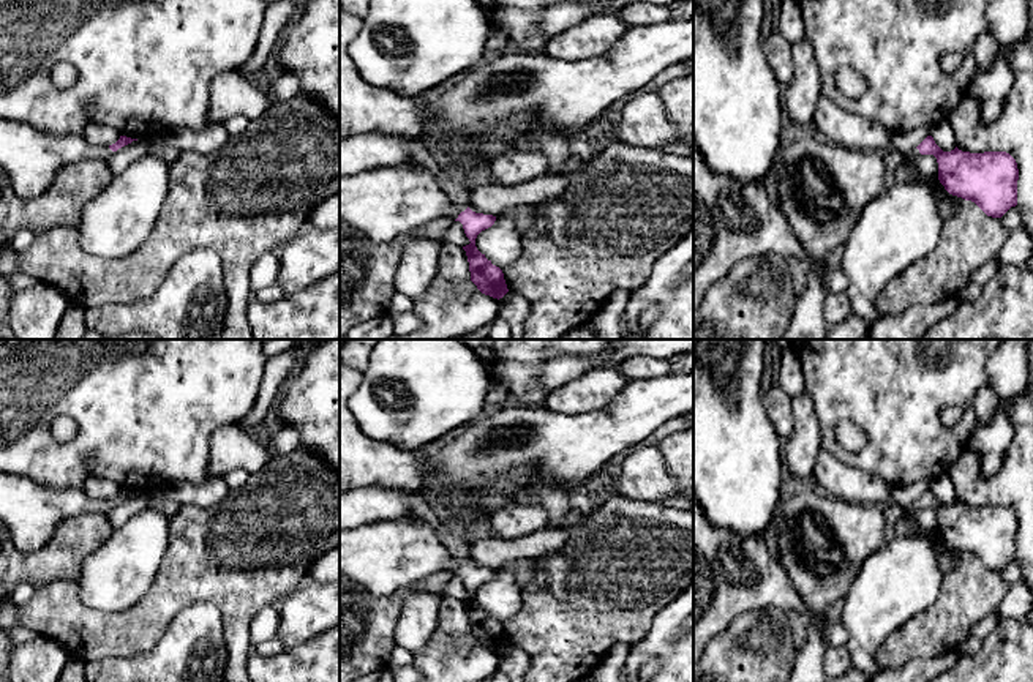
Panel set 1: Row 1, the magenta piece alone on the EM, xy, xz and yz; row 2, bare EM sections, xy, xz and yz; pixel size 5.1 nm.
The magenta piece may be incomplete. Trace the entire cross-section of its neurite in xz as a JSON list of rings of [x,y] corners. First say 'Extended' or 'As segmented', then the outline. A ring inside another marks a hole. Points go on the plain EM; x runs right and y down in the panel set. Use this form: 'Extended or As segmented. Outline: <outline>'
Extended. Outline: [[[414,515],[340,530],[340,576],[373,597],[415,587],[422,578],[441,570],[463,578],[471,595],[463,600],[471,635],[482,647],[502,652],[509,646],[502,624],[475,600],[477,589],[491,581],[496,570],[453,557],[439,541],[436,529]]]

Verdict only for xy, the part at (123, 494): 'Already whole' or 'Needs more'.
Needs more

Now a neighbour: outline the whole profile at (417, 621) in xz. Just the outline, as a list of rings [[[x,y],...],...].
[[[453,573],[453,578],[444,586],[441,594],[431,594],[415,589],[403,600],[403,609],[396,620],[396,644],[412,654],[425,654],[428,643],[438,625],[438,608],[442,597],[458,600],[469,598],[463,578]]]

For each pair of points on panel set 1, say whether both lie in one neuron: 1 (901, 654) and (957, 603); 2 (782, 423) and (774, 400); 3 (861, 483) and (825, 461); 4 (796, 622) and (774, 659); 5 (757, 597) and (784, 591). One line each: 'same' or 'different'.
1: same
2: same
3: same
4: different
5: same

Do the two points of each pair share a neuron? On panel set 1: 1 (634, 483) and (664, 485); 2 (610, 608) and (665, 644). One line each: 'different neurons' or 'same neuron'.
1: same neuron
2: different neurons

